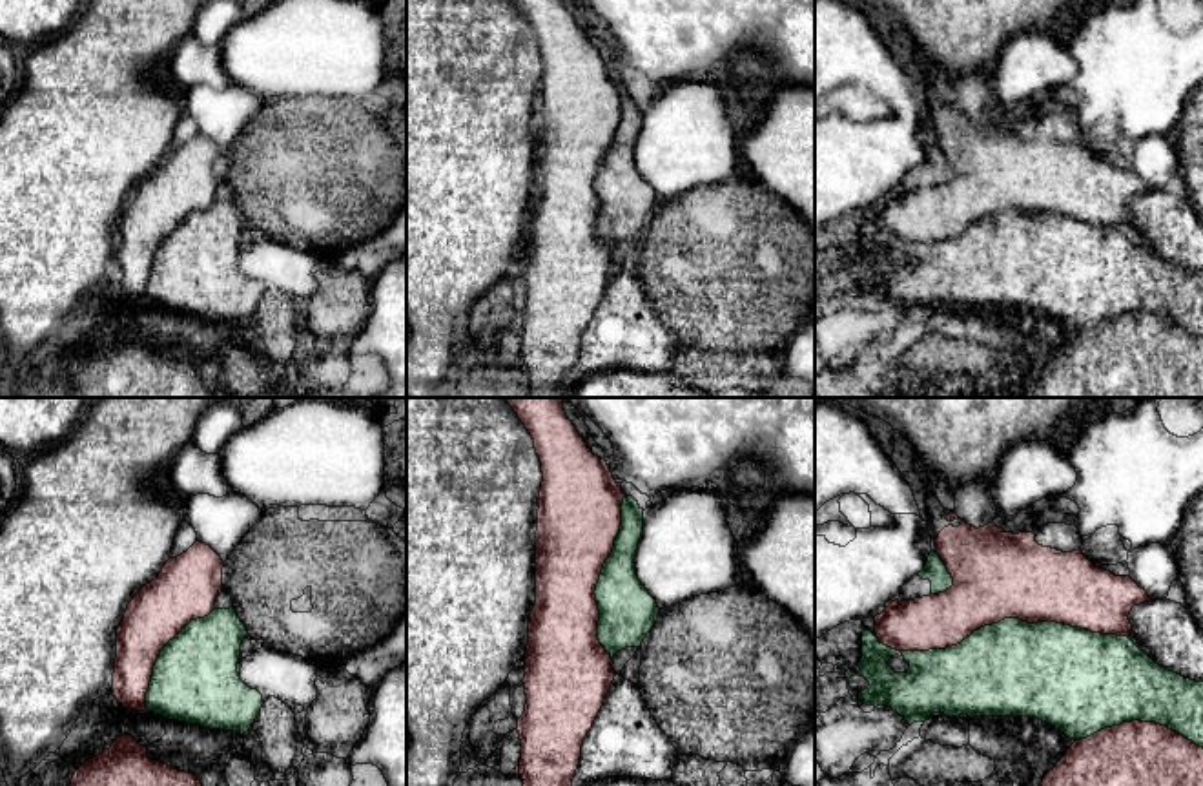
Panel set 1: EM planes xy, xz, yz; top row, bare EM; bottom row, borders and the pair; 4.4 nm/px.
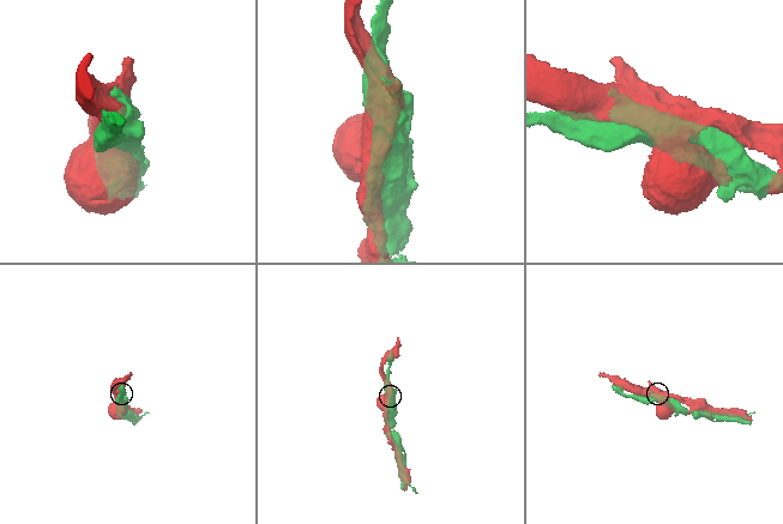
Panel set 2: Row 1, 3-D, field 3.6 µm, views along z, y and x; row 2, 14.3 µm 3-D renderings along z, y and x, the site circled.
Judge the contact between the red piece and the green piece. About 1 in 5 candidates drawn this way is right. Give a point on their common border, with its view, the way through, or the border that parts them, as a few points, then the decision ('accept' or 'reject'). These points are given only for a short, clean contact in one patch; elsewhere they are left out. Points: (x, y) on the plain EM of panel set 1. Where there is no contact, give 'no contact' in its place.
contact yz (1001, 210); reject

